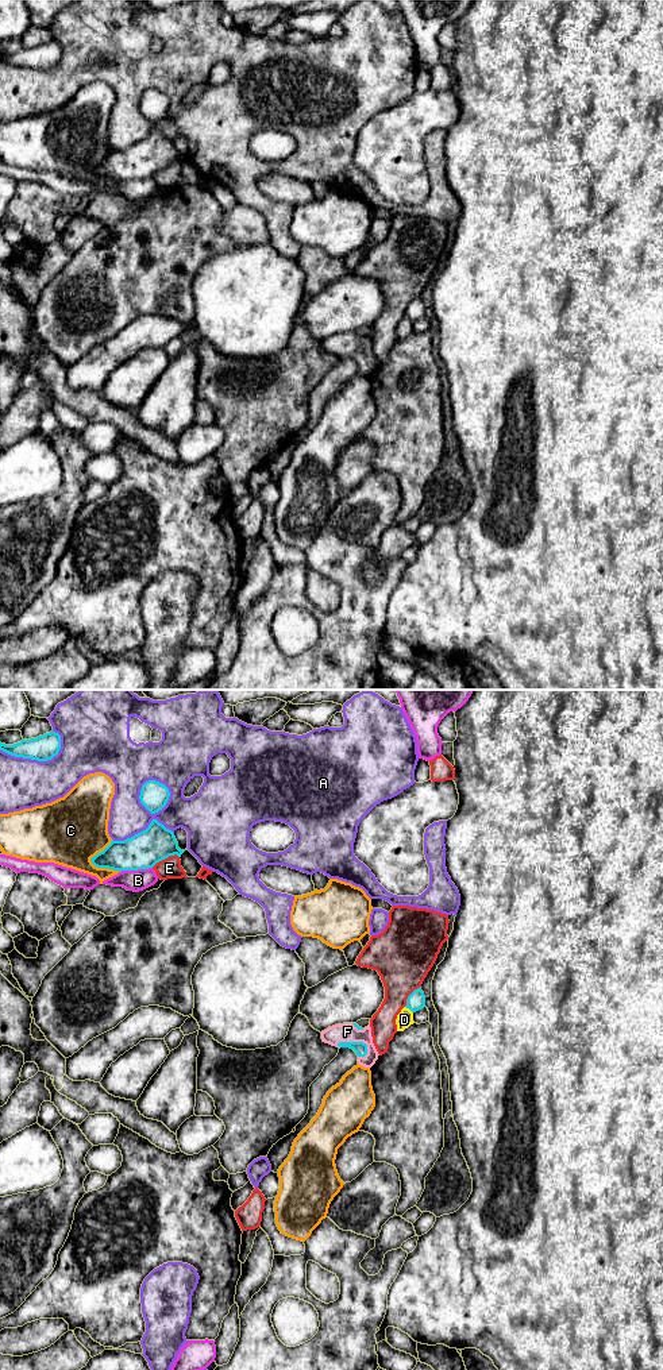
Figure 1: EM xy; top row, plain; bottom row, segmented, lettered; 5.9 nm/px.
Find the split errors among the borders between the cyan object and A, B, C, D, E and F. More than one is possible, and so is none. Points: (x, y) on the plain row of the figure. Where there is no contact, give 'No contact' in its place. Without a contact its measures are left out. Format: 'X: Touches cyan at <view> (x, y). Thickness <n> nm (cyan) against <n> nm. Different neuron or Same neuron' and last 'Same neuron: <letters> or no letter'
A: Touches cyan at xy (139, 105). Thickness 170 nm (cyan) against 280 nm. Different neuron
B: Touches cyan at xy (135, 178). Thickness 220 nm (cyan) against 130 nm. Different neuron
C: Touches cyan at xy (97, 162). Thickness 200 nm (cyan) against 400 nm. Different neuron
D: Touches cyan at xy (409, 317). Thickness 110 nm (cyan) against 100 nm. Different neuron
E: Touches cyan at xy (165, 166). Thickness 220 nm (cyan) against 130 nm. Different neuron
F: Touches cyan at xy (355, 351). Thickness 80 nm (cyan) against 110 nm. Same neuron
Same neuron: F

